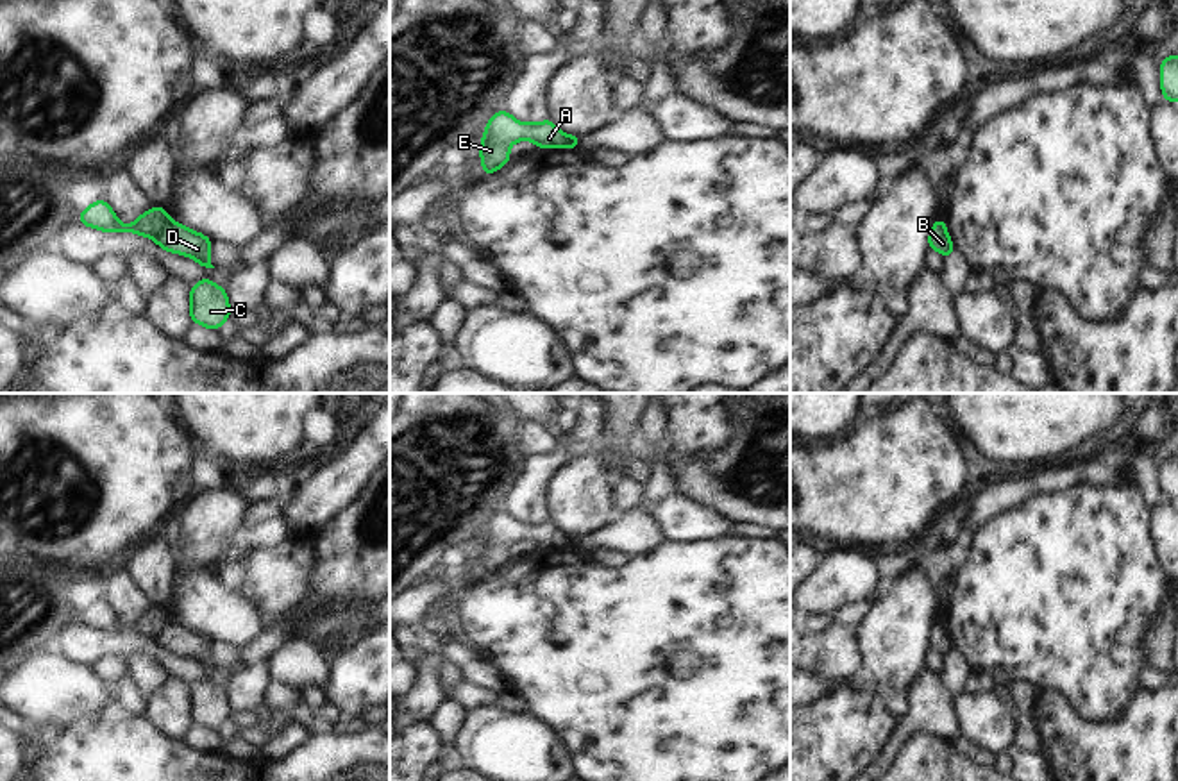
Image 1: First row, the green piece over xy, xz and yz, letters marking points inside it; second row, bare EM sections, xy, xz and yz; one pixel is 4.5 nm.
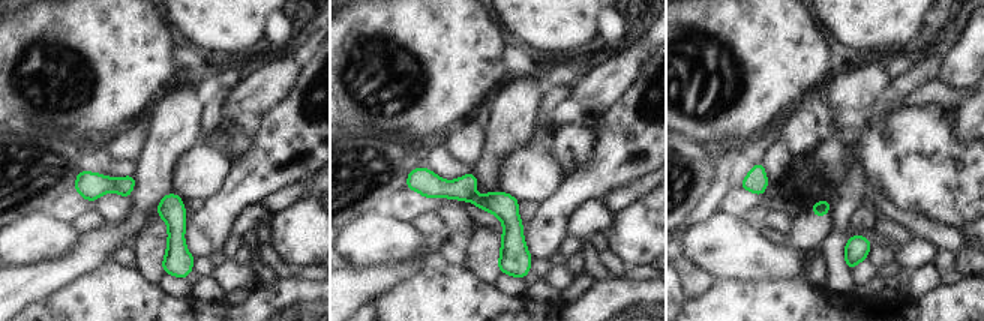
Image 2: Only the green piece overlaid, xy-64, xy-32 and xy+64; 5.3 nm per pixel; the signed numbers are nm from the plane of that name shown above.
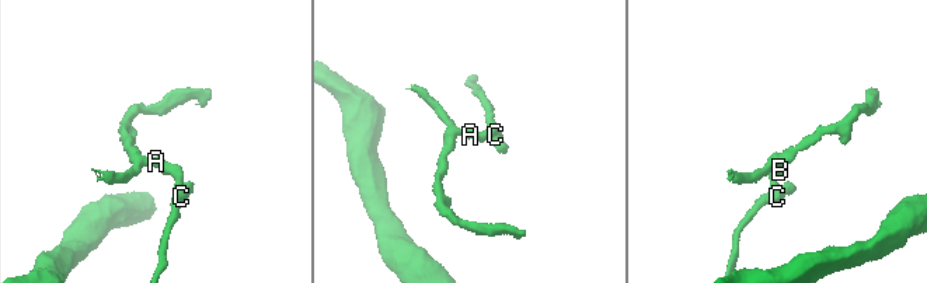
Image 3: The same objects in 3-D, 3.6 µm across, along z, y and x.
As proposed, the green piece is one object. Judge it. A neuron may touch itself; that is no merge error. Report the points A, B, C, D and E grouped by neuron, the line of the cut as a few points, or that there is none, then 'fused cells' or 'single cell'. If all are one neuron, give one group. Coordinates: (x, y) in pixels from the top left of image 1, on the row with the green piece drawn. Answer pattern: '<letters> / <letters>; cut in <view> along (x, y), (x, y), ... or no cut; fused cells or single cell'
A E / B C D; cut in xy along (168, 218), (152, 238); fused cells

